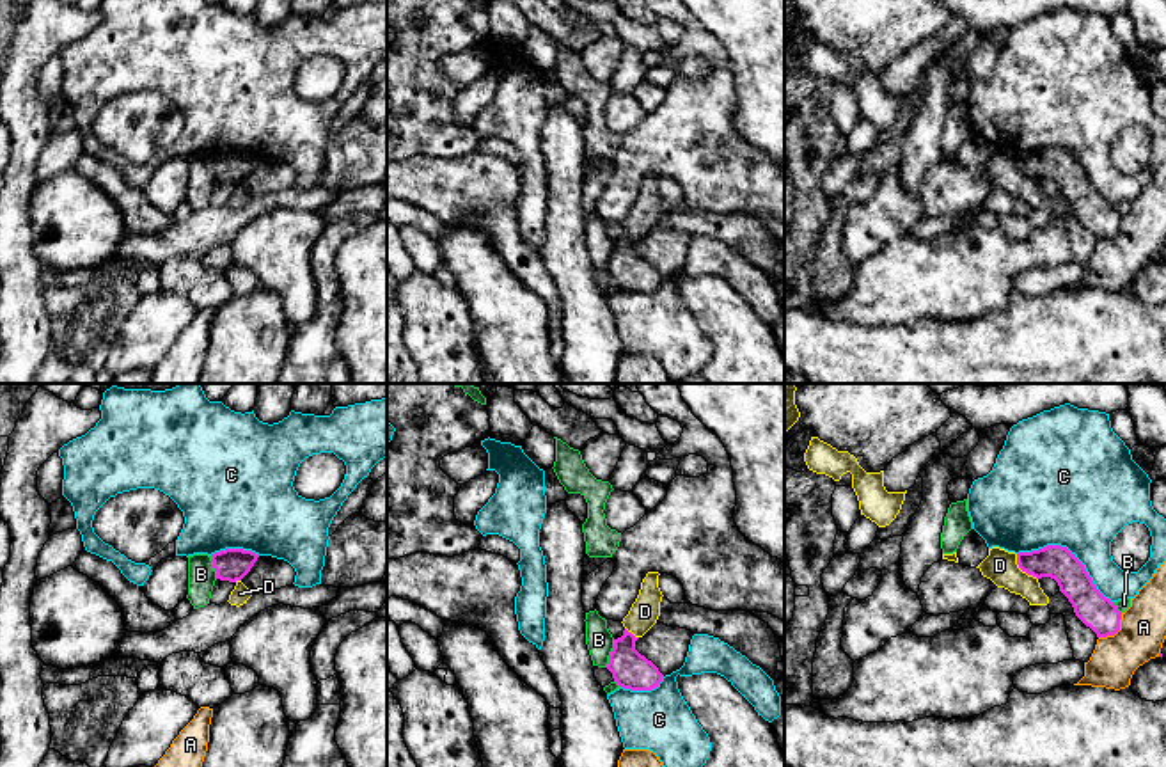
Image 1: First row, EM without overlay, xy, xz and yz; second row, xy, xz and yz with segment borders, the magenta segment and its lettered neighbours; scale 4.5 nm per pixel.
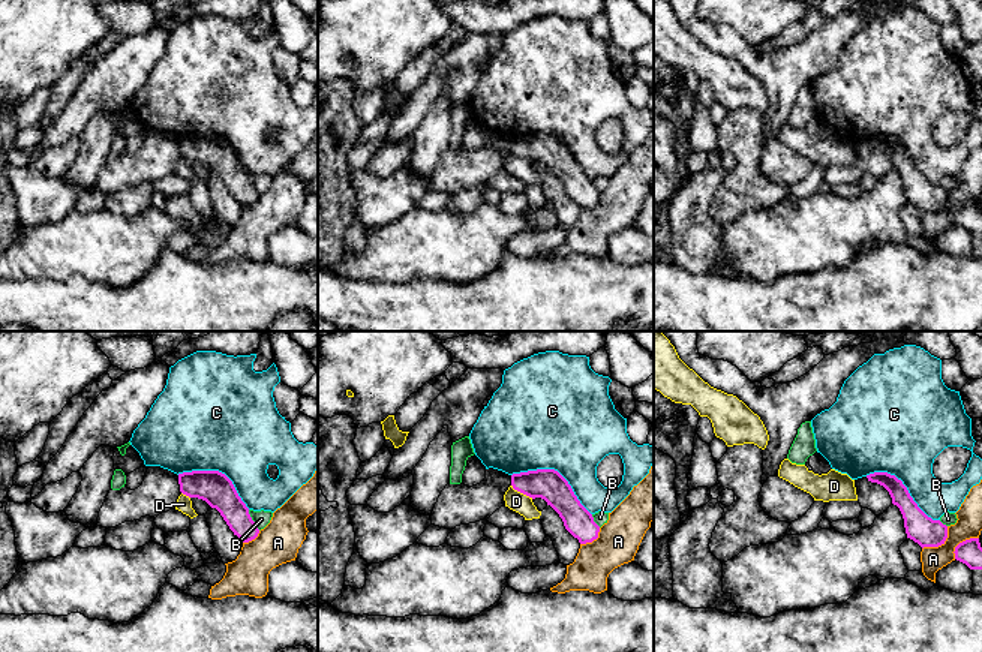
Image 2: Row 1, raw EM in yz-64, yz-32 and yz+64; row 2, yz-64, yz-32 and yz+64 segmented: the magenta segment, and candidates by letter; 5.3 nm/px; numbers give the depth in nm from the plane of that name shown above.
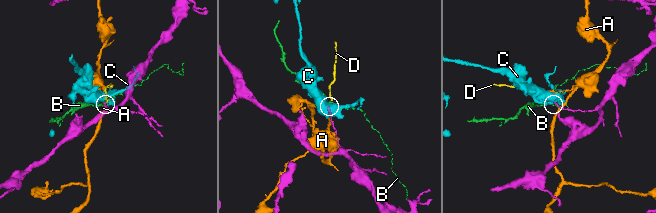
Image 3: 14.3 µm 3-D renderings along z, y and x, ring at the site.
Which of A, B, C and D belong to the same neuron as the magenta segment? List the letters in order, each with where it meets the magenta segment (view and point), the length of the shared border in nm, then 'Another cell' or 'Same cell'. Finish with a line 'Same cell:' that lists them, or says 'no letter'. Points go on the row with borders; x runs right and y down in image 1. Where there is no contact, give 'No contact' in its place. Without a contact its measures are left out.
A: Touches magenta at yz (1117, 631). Shared border 160 nm. Another cell
B: Touches magenta at xz (611, 654). Shared border 130 nm. Another cell
C: Touches magenta at yz (1071, 553). Shared border 500 nm. Another cell
D: Touches magenta at yz (1023, 570). Shared border 160 nm. Another cell
Same cell: no letter

